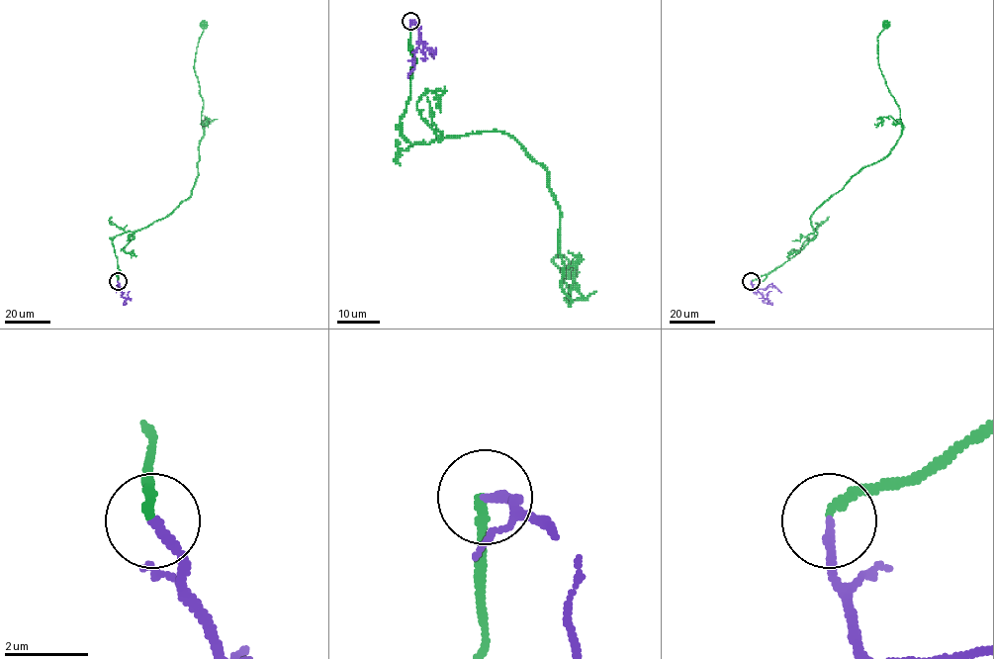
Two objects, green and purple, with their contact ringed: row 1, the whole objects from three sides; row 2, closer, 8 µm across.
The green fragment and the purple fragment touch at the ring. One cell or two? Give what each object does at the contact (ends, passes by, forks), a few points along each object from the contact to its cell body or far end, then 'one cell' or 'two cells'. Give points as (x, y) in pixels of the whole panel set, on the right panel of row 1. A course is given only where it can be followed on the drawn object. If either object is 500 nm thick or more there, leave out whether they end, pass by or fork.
green ends | purple ends | green via (751, 281), (817, 235), (813, 212), (883, 158), (901, 134), (898, 105), (878, 63), (877, 37), (887, 21) | purple via (751, 282), (765, 298), (763, 301), (771, 305) | one cell

